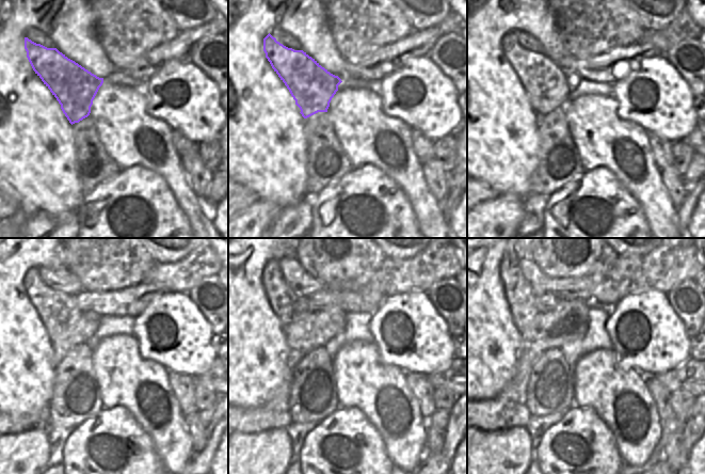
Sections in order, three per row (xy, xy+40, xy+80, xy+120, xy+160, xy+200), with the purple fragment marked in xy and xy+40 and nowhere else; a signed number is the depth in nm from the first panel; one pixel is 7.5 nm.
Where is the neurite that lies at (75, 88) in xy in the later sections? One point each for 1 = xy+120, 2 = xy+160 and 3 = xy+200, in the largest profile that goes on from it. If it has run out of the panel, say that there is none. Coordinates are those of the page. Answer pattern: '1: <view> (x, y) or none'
1: xy+120 (64, 321)
2: xy+160 (292, 310)
3: xy+200 (522, 300)

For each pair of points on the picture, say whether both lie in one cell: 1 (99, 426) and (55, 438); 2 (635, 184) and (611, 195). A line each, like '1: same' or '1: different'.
1: different
2: different

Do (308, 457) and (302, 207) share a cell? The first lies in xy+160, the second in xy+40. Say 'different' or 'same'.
different

